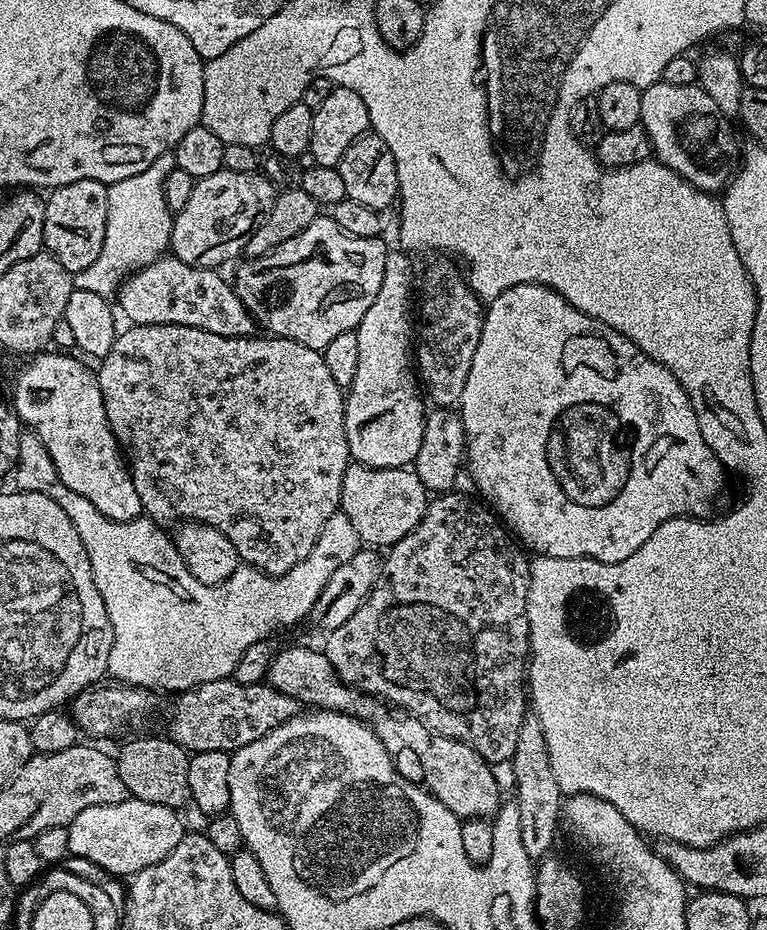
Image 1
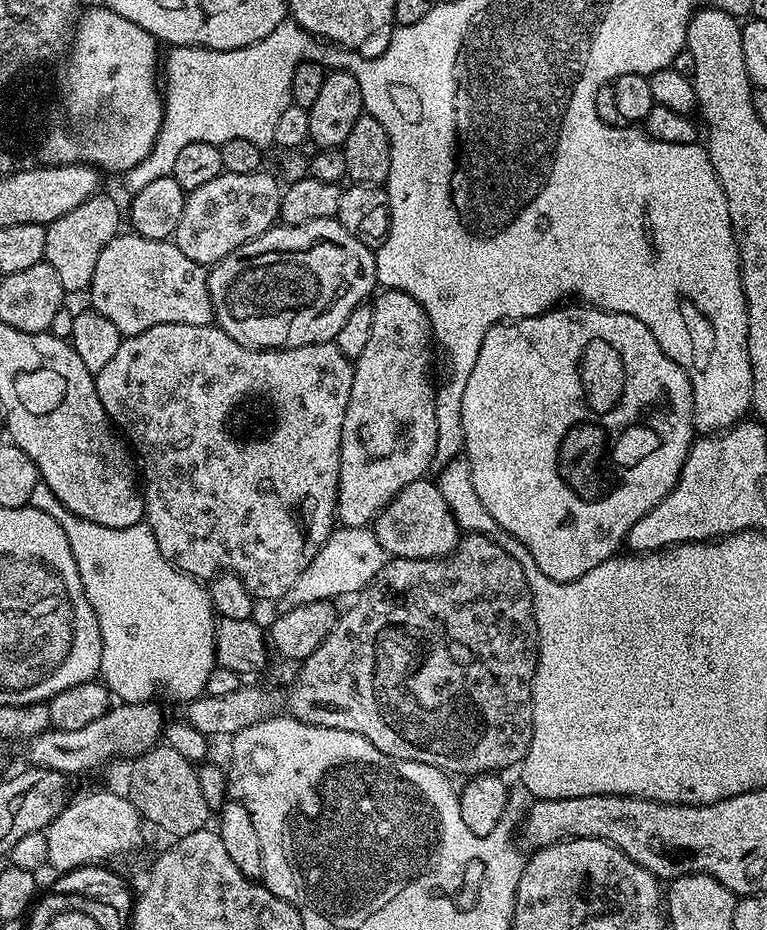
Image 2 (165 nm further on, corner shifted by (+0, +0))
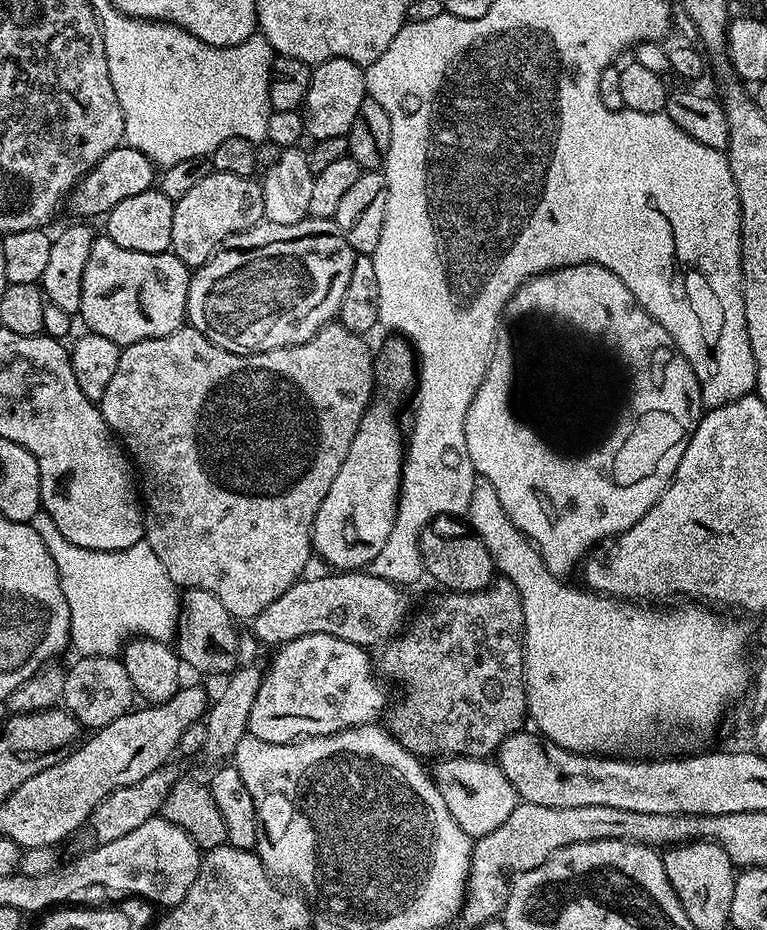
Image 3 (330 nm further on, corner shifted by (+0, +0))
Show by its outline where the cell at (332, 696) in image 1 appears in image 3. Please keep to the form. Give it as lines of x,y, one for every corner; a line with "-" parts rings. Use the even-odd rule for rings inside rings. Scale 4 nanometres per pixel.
190,588
183,593
182,611
178,621
178,655
185,665
196,672
209,672
212,676
223,677
231,673
238,664
240,642
238,632
232,629
226,606
214,594
201,588

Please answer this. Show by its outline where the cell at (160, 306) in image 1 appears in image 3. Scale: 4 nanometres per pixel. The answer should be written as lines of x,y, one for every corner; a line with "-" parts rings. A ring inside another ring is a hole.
100,234
93,239
89,258
82,274
82,302
79,319
85,320
87,331
102,334
110,342
127,346
142,342
146,338
162,338
185,327
188,311
188,281
190,269
171,252
142,254
138,250
126,250
118,246
107,235

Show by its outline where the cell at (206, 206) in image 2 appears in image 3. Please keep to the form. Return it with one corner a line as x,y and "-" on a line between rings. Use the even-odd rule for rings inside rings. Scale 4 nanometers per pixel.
212,170
206,178
202,178
202,182
198,182
198,186
175,201
170,250
189,269
195,270
214,255
226,238
245,232
263,220
263,190
253,177

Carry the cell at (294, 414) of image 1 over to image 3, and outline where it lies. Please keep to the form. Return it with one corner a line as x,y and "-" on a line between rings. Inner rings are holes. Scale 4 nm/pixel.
333,322
325,325
324,328
320,328
314,338
310,338
301,344
286,346
278,350
255,352
249,356
239,356
233,352
222,350
217,344
210,342
197,328
185,326
176,332
172,332
169,336
146,338
142,342
134,342
121,351
118,358
118,370
114,370
114,378
110,378
110,386
106,386
102,398
98,401
98,407
109,429
122,441
123,447
138,469
138,488
142,493
142,511
144,514
144,540
150,546
150,550
154,550
154,554
158,554
158,562
162,562
162,566
166,566
166,574
171,578
173,584
184,590
201,588
210,594
214,594
214,598
218,598
222,602
222,606
226,606
229,617
237,618
236,616
241,616
244,622
248,622
262,610
266,610
266,606
270,606
270,602
274,602
274,598
282,598
282,594
286,594
286,590
290,590
290,586
305,575
304,567
308,564
308,555
311,557
314,552
312,523
318,512
318,506
322,506
322,498
326,498
326,490
330,490
330,482
334,482
334,474
338,474
338,466
342,466
342,462
346,462
346,453
350,451
350,442
354,442
354,434
358,434
358,422
362,422
364,410
374,396
374,352
373,349
368,349
368,344
364,340
367,339
361,333
351,332
346,330
346,326
342,326
339,322

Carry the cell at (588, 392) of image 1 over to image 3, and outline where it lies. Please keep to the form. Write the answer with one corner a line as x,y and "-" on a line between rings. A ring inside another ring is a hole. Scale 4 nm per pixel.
575,264
554,268
524,281
505,304
496,329
492,354
488,357
488,369
466,414
466,450
470,454
470,462
476,468
477,477
488,479
494,486
511,522
526,539
536,545
550,574
564,578
599,540
604,540
607,536
619,536
627,528
634,526
634,522
638,522
638,518
642,518
642,514
646,514
650,506
654,506
654,502
658,502
678,470
678,462
682,462
682,454
701,415
700,383
690,362
686,362
684,355
673,344
670,334
636,301
634,294
626,290
618,274
597,264

